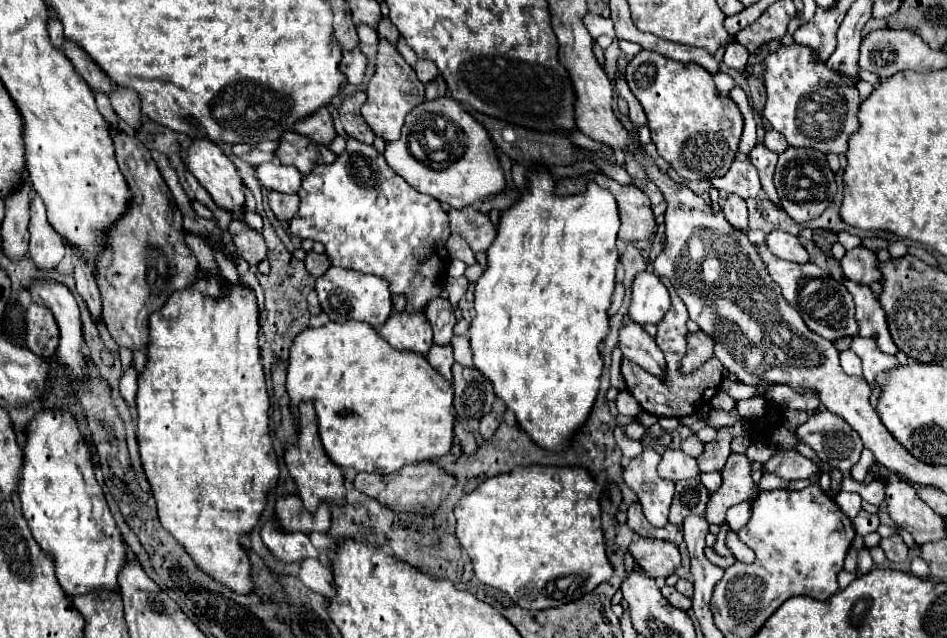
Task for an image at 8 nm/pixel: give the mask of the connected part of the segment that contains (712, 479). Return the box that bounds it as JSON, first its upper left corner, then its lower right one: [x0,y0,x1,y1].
[700,471,722,493]

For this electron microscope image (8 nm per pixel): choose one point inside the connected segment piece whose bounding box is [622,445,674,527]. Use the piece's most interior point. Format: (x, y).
(655, 495)

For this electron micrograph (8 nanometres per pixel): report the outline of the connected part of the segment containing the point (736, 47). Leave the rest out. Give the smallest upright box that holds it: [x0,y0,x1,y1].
[722,41,748,69]

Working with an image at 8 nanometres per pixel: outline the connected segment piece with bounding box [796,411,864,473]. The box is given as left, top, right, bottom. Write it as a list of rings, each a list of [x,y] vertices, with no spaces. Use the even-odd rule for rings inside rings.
[[[820,411],[796,429],[796,437],[812,447],[822,461],[838,467],[842,473],[850,471],[862,453],[858,433],[852,431],[838,415]]]

